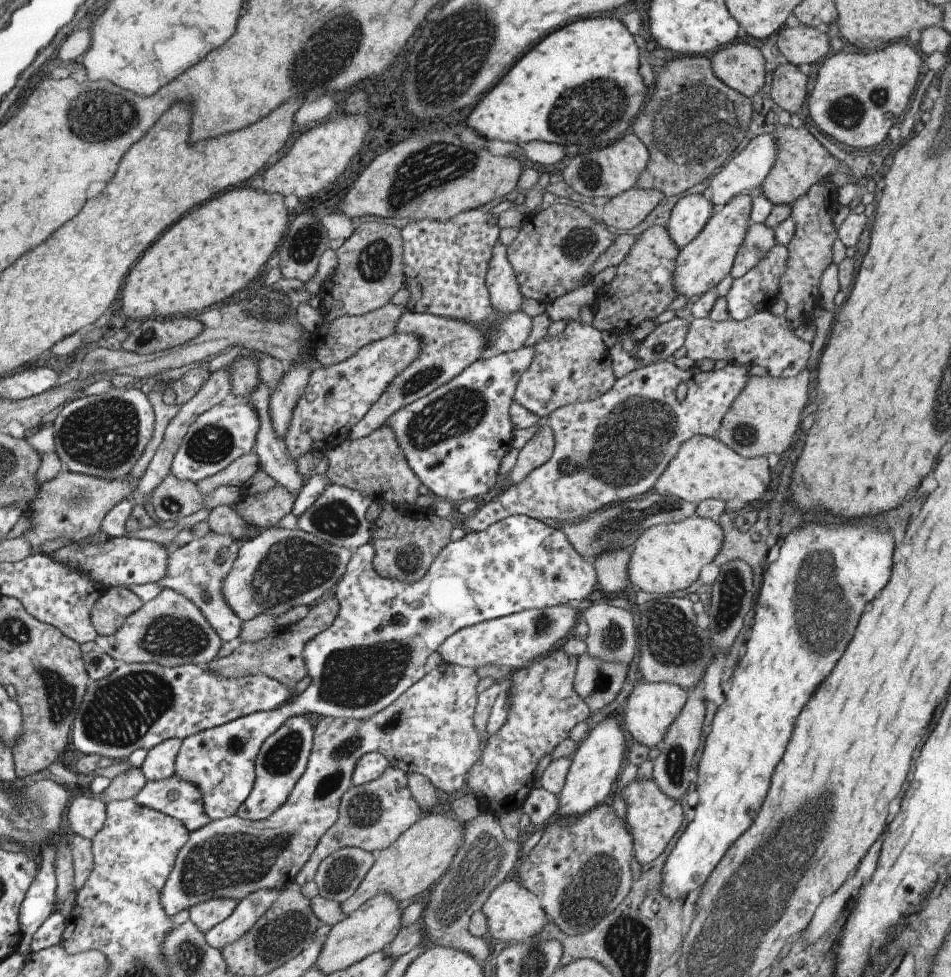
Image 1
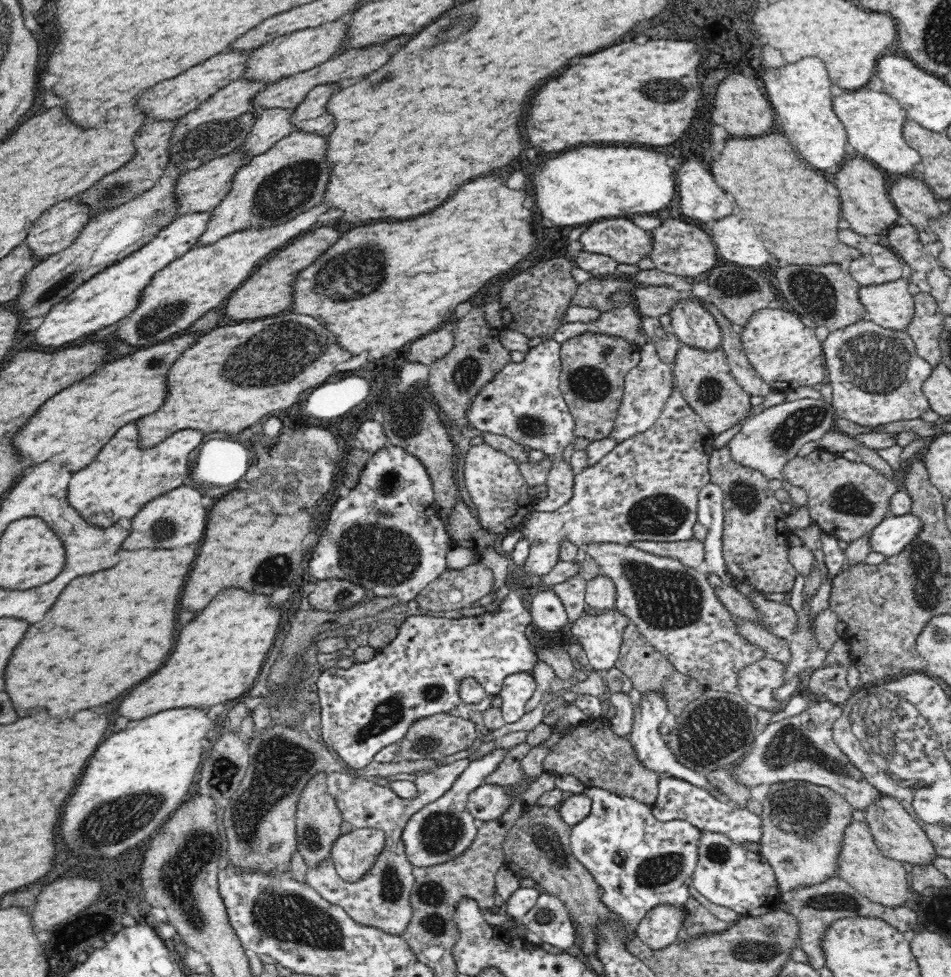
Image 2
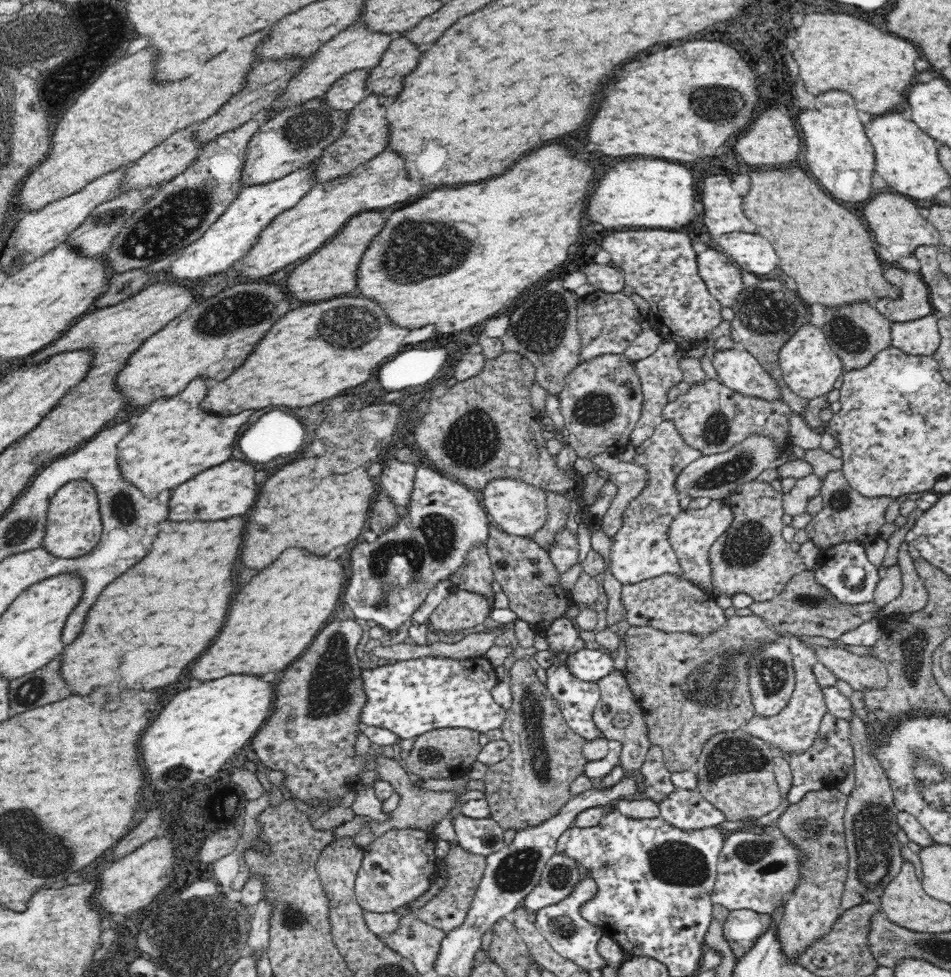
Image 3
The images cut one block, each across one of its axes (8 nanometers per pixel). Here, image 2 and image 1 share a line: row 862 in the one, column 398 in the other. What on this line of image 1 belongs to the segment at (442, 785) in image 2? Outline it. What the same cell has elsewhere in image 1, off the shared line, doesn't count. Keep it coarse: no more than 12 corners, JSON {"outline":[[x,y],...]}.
{"outline":[[405,310],[395,333],[420,342],[347,440],[484,358],[486,329]]}

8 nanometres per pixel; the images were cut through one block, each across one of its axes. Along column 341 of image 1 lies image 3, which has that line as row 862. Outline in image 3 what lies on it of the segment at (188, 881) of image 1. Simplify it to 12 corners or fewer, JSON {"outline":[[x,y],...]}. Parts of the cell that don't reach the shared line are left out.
{"outline":[[777,829],[730,832],[711,901],[762,914],[798,884]]}

